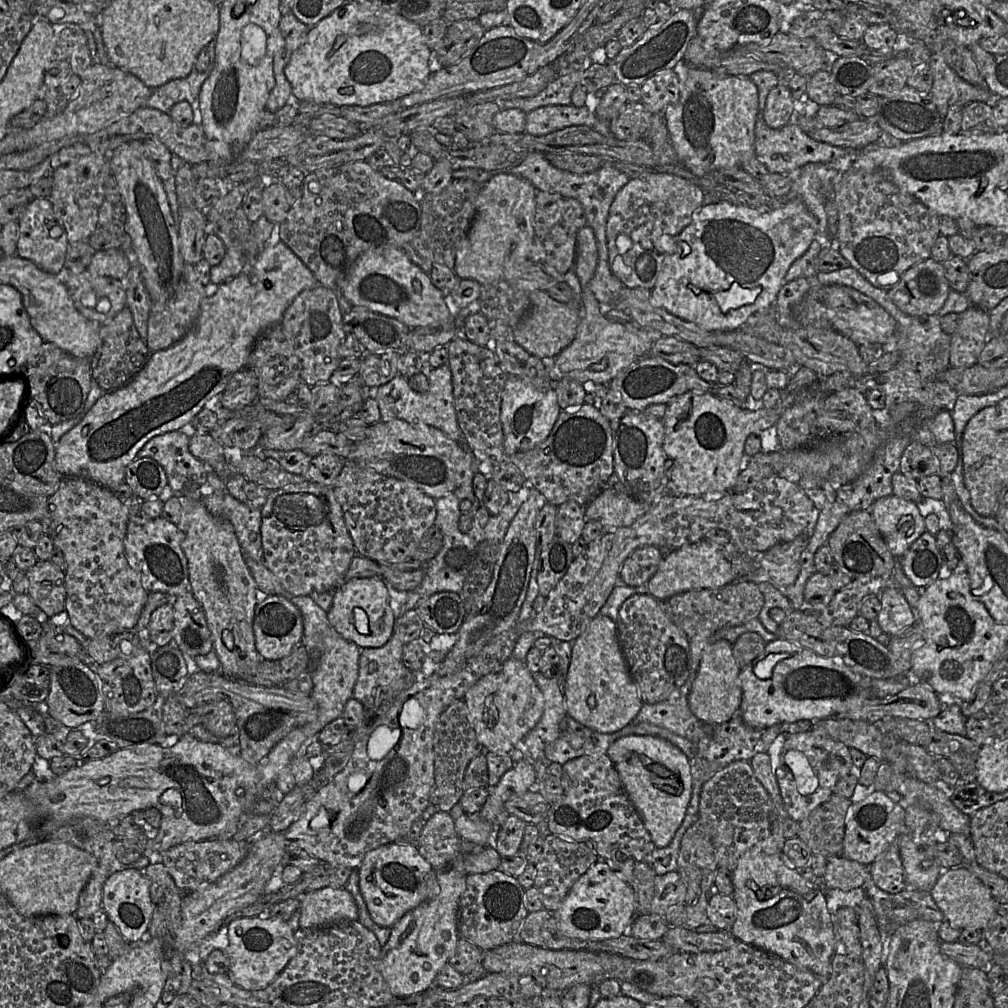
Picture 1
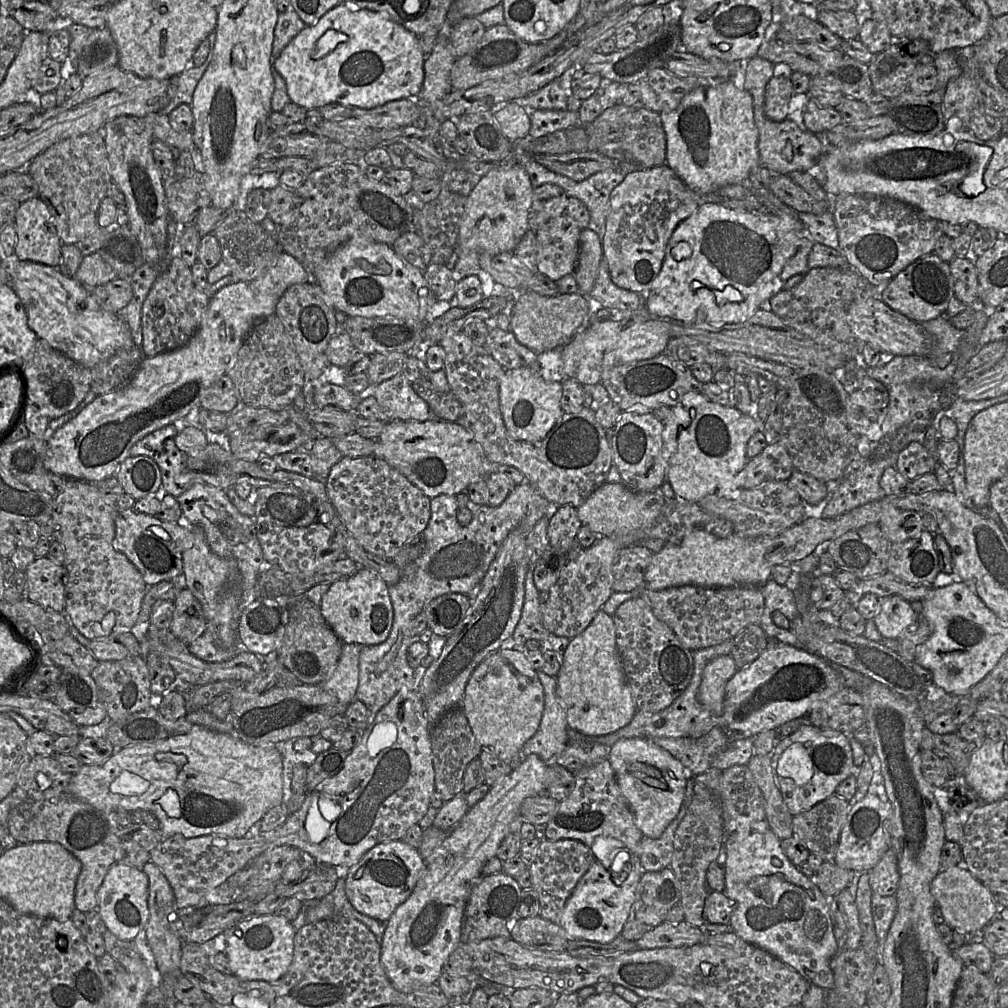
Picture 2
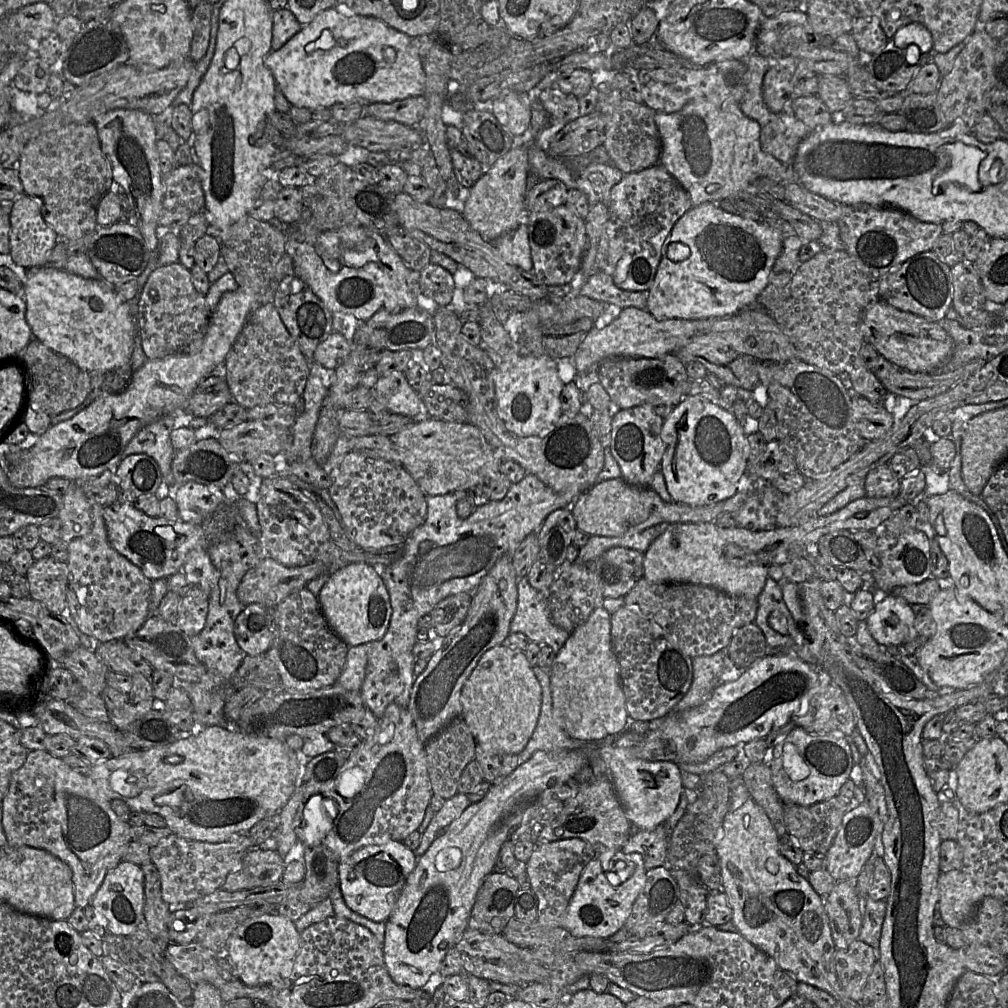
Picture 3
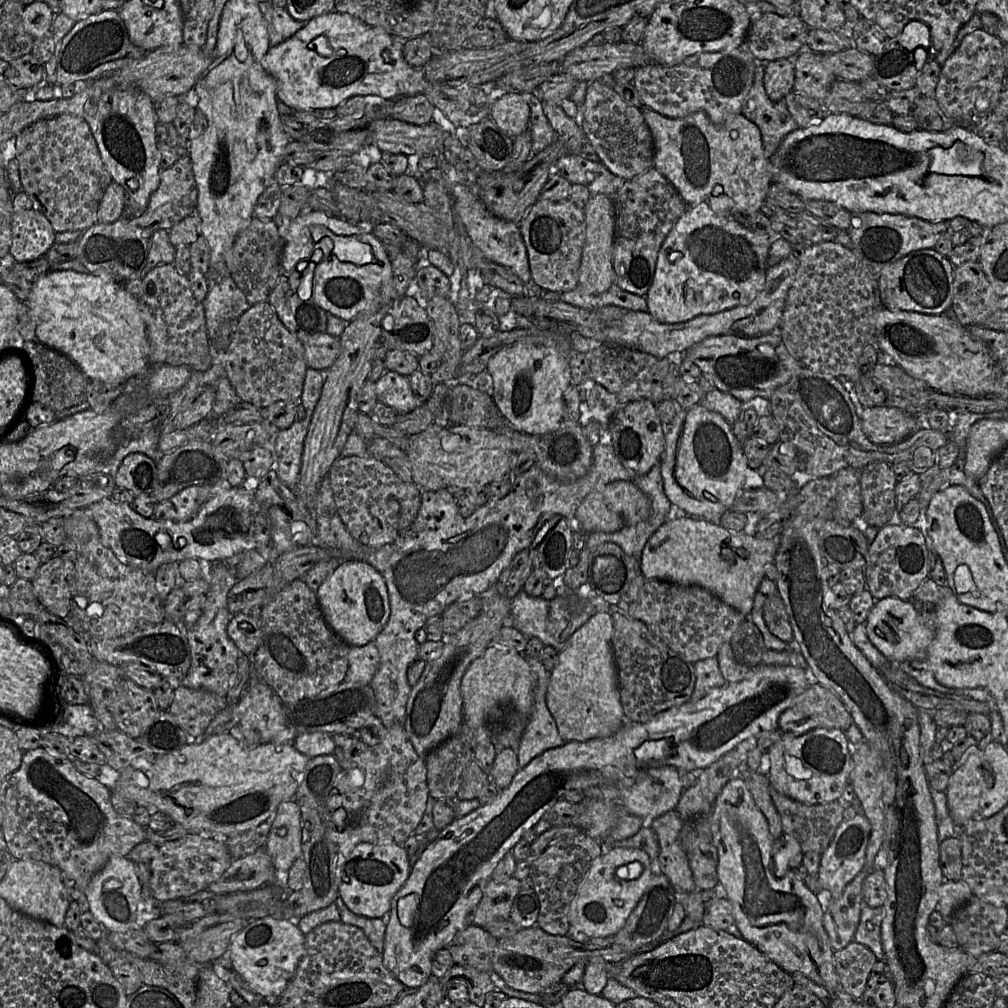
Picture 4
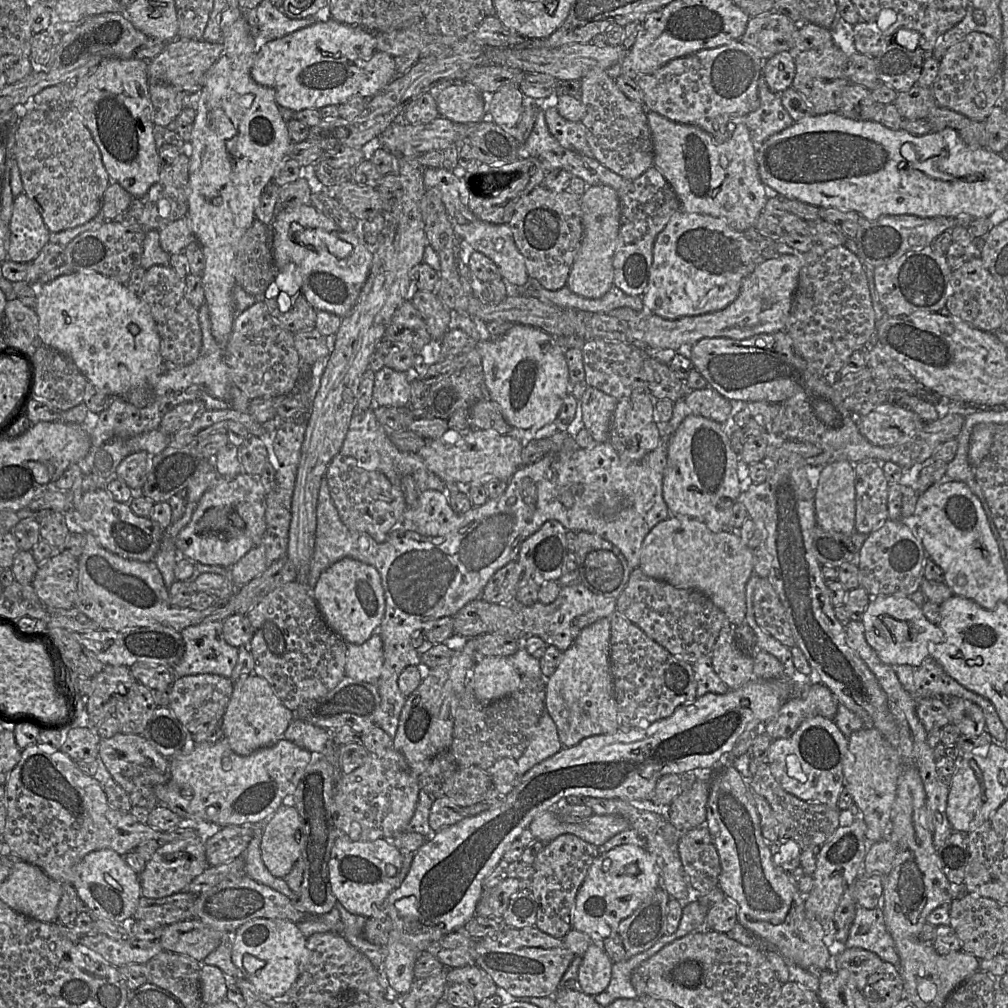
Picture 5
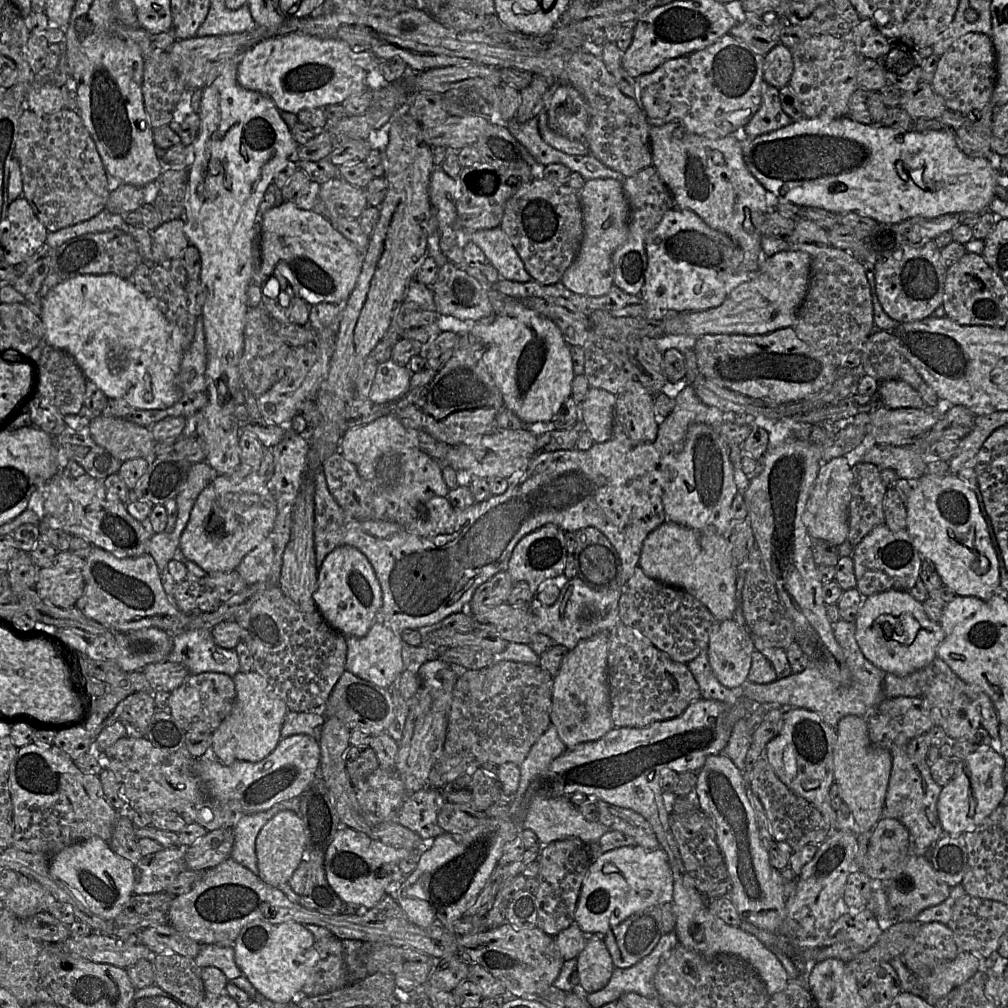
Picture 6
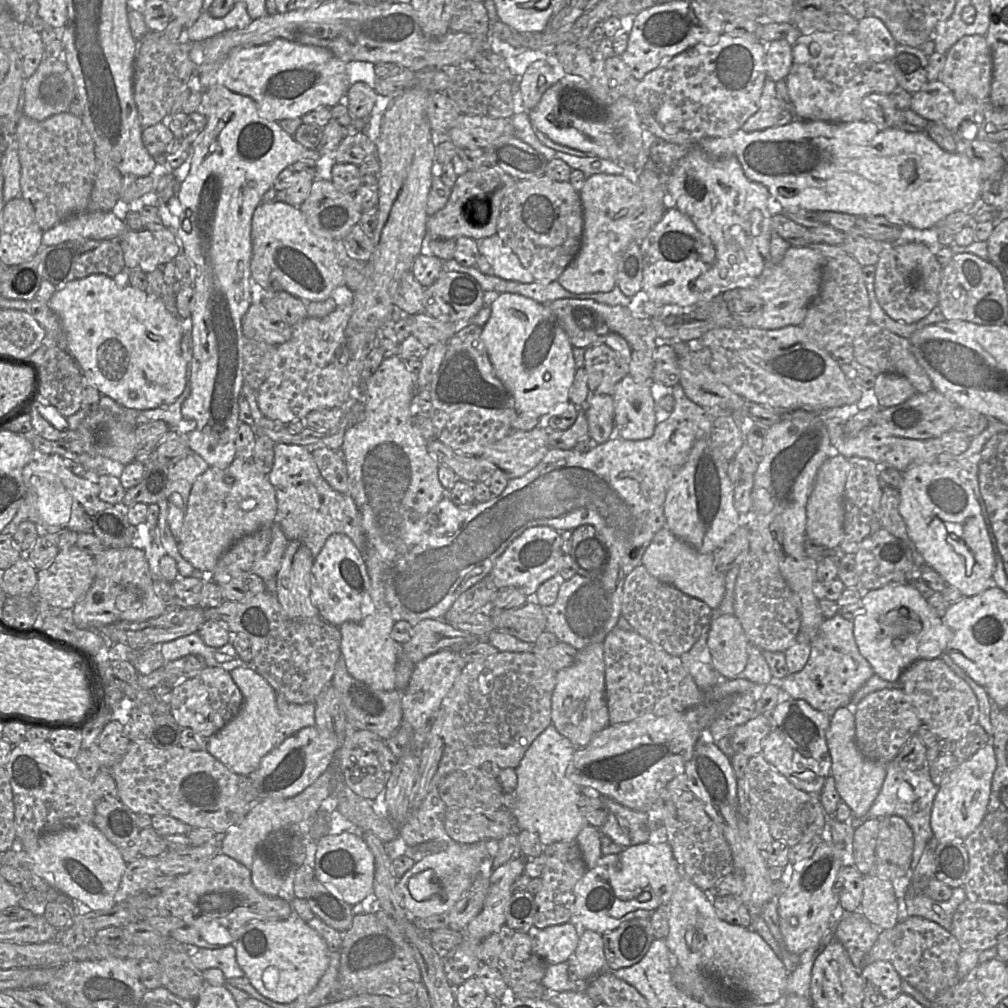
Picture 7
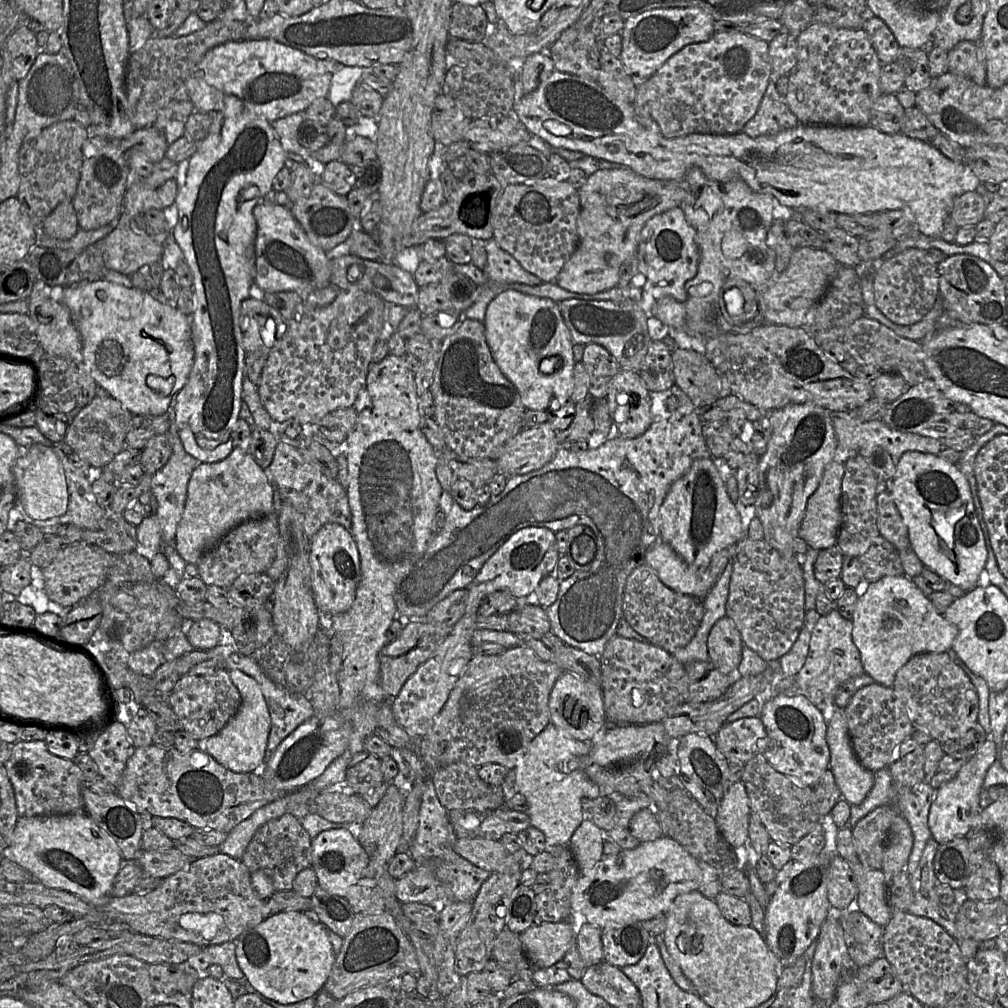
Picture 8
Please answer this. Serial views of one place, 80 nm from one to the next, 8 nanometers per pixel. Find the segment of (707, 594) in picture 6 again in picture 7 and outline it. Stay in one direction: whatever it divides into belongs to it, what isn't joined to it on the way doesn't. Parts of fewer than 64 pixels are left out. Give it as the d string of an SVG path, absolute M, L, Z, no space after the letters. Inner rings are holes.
M666 526L658 531L643 554L642 565L653 577L684 594L706 603L712 610L720 605L725 593L725 575L714 566L713 554L701 554L675 536Z

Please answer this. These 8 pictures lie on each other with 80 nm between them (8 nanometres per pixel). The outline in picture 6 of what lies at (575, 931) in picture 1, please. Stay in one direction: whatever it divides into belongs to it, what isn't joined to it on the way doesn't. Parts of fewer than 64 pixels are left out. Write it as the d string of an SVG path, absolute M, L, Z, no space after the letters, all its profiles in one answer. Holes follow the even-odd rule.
M625 846L593 859L584 878L575 923L588 934L606 935L628 917L646 908L661 905L663 890L670 878L670 867L662 848L648 850L641 846Z

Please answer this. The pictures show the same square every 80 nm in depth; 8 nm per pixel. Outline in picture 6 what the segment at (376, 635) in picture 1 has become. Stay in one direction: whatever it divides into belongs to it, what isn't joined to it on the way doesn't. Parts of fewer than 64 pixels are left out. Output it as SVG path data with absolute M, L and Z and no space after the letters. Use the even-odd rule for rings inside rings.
M343 545L335 548L324 559L317 572L317 589L313 600L323 618L344 636L365 636L378 619L382 608L382 589L376 573L357 548Z

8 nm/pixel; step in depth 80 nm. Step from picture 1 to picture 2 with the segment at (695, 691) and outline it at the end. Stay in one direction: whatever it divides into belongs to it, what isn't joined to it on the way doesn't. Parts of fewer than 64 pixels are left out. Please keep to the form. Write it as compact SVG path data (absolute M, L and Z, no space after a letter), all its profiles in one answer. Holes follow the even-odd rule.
M730 655L717 657L706 665L699 687L698 700L712 714L720 715L726 684L737 671Z

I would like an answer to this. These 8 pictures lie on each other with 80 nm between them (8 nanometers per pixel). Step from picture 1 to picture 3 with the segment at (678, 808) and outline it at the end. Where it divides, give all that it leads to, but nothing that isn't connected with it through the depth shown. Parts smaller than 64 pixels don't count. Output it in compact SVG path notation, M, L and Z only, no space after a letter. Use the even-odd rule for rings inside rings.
M610 759L609 776L627 818L641 830L653 830L665 823L677 809L683 793L682 771L670 761Z

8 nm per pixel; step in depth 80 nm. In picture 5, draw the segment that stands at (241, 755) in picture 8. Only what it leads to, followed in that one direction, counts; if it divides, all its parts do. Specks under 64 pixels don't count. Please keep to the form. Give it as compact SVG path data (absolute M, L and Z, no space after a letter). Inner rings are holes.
M251 673L234 682L233 693L222 718L223 737L235 753L249 755L283 739L292 719L293 712L281 702L269 682Z

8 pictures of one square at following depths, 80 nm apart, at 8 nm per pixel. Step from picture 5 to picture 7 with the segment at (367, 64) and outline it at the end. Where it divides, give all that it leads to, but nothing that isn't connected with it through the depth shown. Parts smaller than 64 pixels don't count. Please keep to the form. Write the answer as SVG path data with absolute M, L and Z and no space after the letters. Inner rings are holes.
M278 38L272 42L232 50L216 70L195 74L203 91L220 84L253 99L260 114L272 121L302 117L318 107L332 108L348 91L347 62L325 48Z

